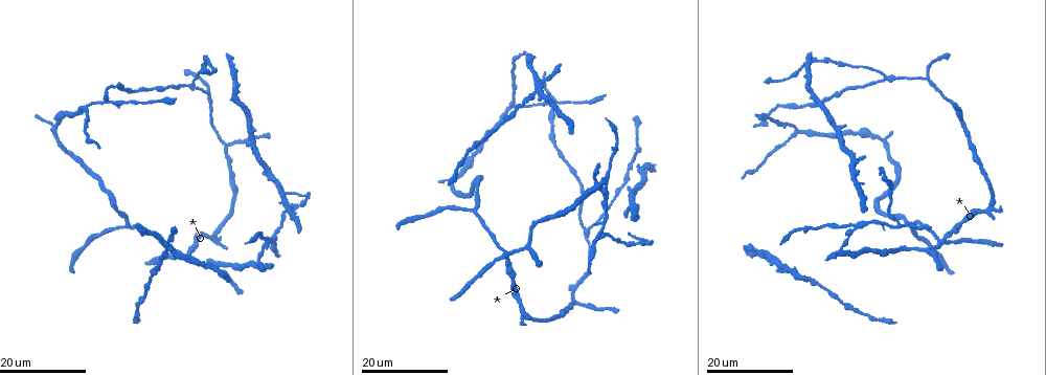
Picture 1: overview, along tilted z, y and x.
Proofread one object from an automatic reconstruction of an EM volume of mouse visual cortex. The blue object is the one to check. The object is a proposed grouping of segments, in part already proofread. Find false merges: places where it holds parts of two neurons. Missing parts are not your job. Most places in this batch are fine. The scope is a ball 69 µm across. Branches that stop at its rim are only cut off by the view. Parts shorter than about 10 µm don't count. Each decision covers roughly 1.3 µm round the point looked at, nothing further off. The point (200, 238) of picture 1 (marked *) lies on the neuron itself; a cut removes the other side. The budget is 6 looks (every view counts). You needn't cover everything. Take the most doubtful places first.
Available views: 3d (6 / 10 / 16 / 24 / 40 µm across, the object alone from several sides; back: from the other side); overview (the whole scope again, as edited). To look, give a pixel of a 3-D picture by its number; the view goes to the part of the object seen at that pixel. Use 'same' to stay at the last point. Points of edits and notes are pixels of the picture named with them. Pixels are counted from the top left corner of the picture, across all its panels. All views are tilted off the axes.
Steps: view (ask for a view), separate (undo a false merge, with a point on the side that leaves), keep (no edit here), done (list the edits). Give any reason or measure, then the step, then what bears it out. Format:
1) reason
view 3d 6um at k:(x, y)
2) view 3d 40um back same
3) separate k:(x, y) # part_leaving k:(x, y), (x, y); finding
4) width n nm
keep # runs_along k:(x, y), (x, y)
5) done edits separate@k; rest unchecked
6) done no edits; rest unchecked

looks like a crossing
view 3d 24um at 1:(536, 91)

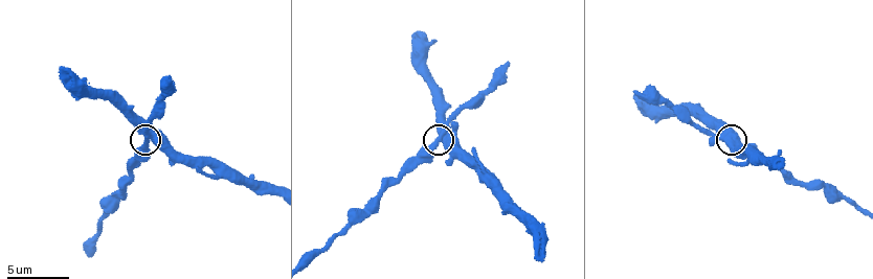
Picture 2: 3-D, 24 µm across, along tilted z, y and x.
view 3d 10um at 2:(148, 137)

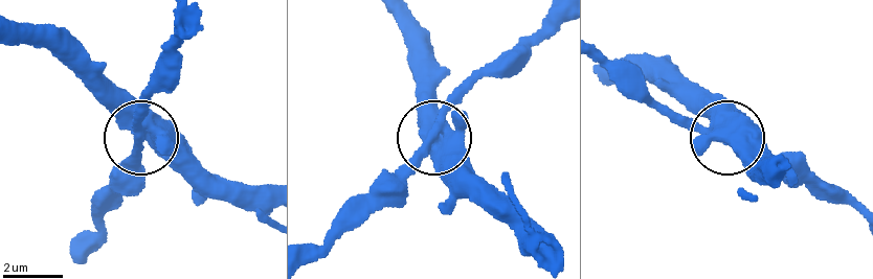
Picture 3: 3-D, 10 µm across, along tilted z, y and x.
width 530 nm
keep # one neuron here

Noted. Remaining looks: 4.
arms part here
view 3d 16um at 1:(889, 77)

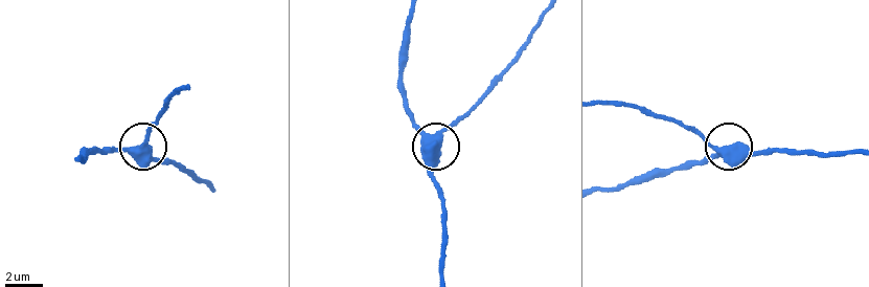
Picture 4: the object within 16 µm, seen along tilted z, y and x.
closer look
view 3d 10um at 4:(132, 149)

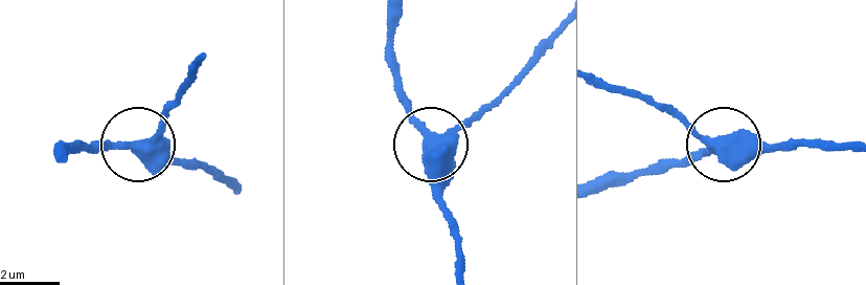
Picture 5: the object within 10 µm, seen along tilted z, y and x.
keep # runs_along 5:(229, 190), (195, 165), (132, 144), (85, 145); continuous, no second neuron

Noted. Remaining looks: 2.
calibre changes
view 3d 16um at 1:(864, 223)

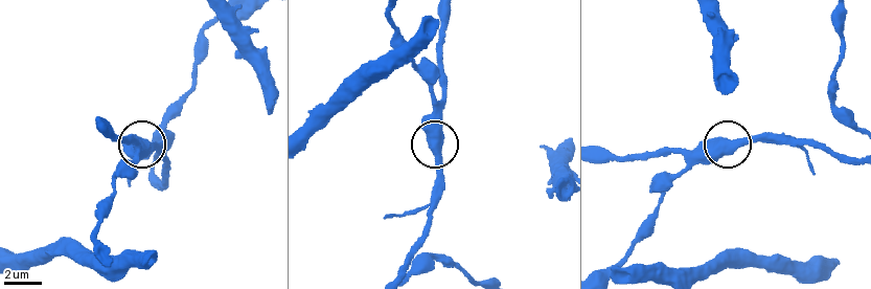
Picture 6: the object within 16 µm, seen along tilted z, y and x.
closer look
view 3d 10um at 6:(728, 148)

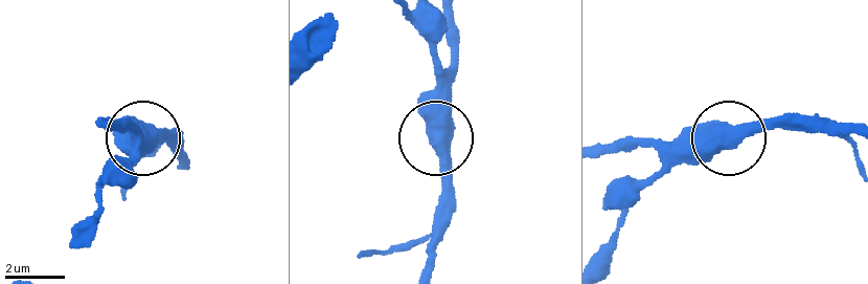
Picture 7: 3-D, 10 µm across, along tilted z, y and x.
keep # runs_along 7:(600, 252), (671, 168), (730, 140), (798, 127); one neuron here

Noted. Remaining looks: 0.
done no edits; rest unchecked

